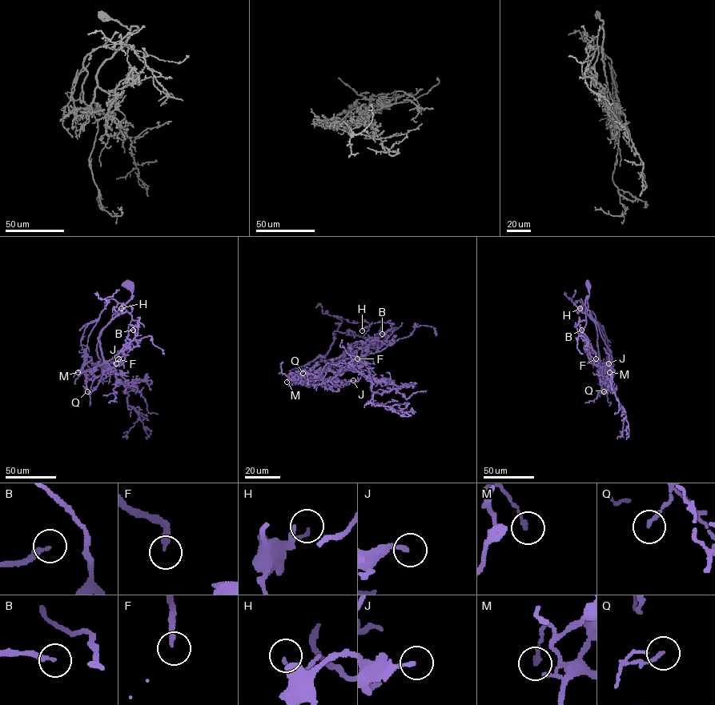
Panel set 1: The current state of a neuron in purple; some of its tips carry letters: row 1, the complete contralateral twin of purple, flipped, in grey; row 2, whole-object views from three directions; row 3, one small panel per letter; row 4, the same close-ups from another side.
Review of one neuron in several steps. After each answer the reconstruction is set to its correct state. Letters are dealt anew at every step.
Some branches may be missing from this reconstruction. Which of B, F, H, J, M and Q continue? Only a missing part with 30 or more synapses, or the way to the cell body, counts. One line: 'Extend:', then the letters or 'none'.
Extend: B, F

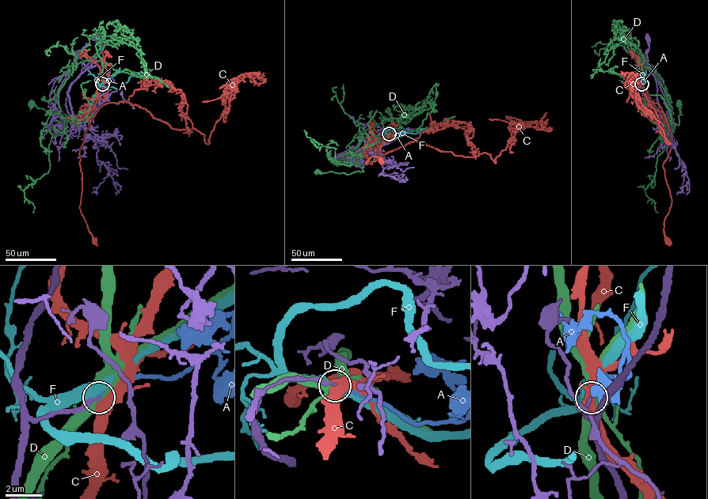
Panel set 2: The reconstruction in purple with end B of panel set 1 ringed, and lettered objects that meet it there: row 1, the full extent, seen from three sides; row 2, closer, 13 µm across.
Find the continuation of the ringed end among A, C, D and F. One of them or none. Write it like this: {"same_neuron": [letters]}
{"same_neuron": ["A"]}

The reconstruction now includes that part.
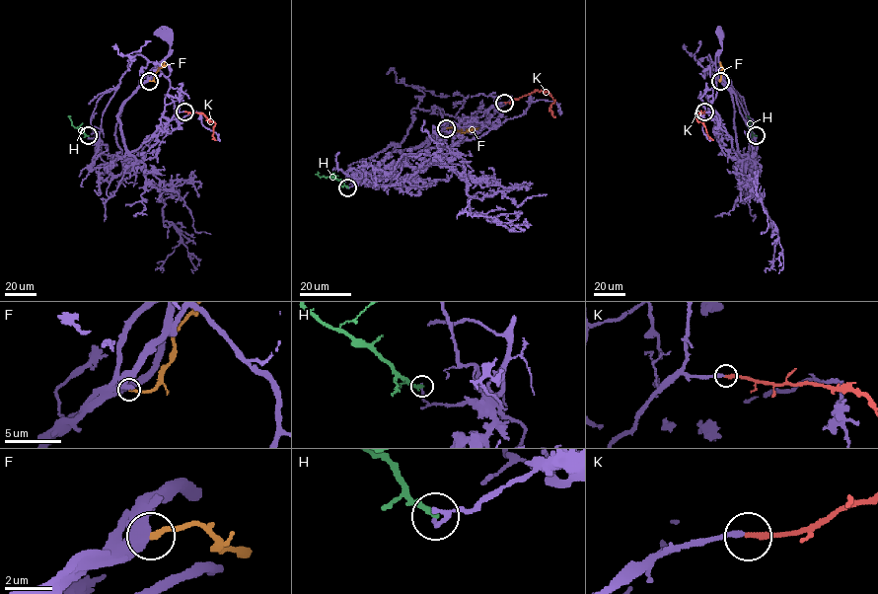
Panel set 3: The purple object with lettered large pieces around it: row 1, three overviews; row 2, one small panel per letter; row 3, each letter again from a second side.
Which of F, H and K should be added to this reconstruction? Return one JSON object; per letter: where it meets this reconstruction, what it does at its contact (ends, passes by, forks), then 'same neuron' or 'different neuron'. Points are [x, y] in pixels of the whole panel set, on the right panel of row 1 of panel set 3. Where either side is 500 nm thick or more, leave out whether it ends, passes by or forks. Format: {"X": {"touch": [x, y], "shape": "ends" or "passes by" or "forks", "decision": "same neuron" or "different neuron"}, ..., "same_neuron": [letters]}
{"F": {"touch": [720, 81], "decision": "different neuron"}, "H": {"touch": [756, 135], "shape": "ends", "decision": "different neuron"}, "K": {"touch": [704, 111], "shape": "ends", "decision": "same neuron"}, "same_neuron": ["K"]}

